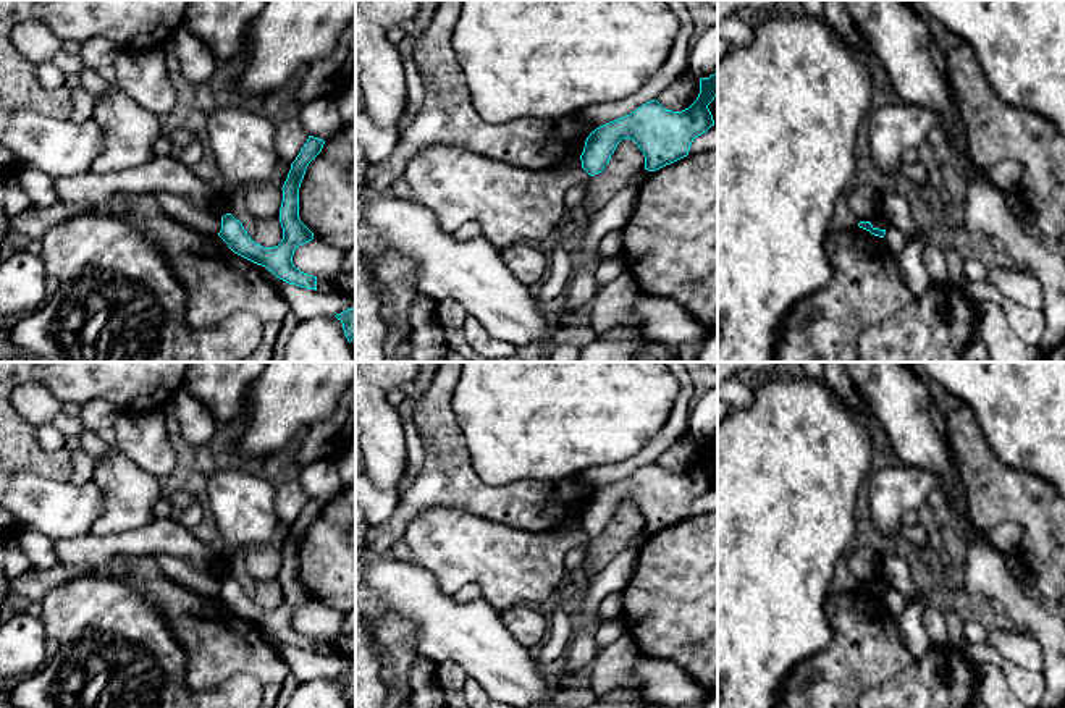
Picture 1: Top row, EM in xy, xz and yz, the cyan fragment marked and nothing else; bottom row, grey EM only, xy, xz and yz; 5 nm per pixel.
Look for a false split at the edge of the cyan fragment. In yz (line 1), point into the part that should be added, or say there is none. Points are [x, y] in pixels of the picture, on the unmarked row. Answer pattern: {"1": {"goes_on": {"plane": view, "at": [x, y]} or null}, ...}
{"1": {"goes_on": null}}

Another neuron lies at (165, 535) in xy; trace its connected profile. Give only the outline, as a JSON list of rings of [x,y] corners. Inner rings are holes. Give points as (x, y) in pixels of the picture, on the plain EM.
[[[171,517],[155,519],[141,529],[99,537],[91,532],[55,542],[58,563],[81,567],[97,567],[116,554],[139,558],[144,554],[171,554],[189,561],[199,571],[229,575],[229,566],[221,553],[192,535],[191,529]]]

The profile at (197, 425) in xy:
[[[184,388],[170,398],[163,411],[179,422],[181,440],[191,446],[208,443],[218,427],[212,412],[200,401],[187,396]]]

